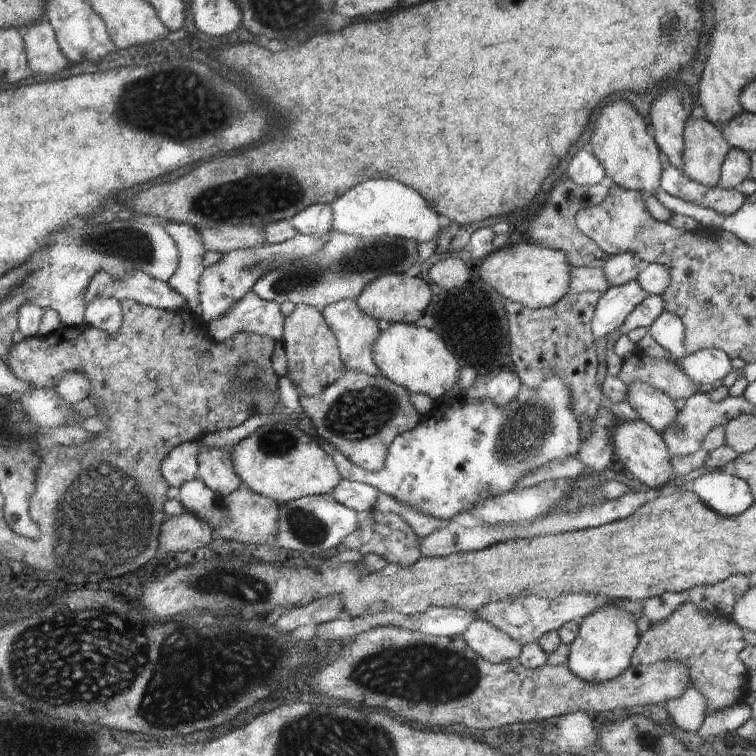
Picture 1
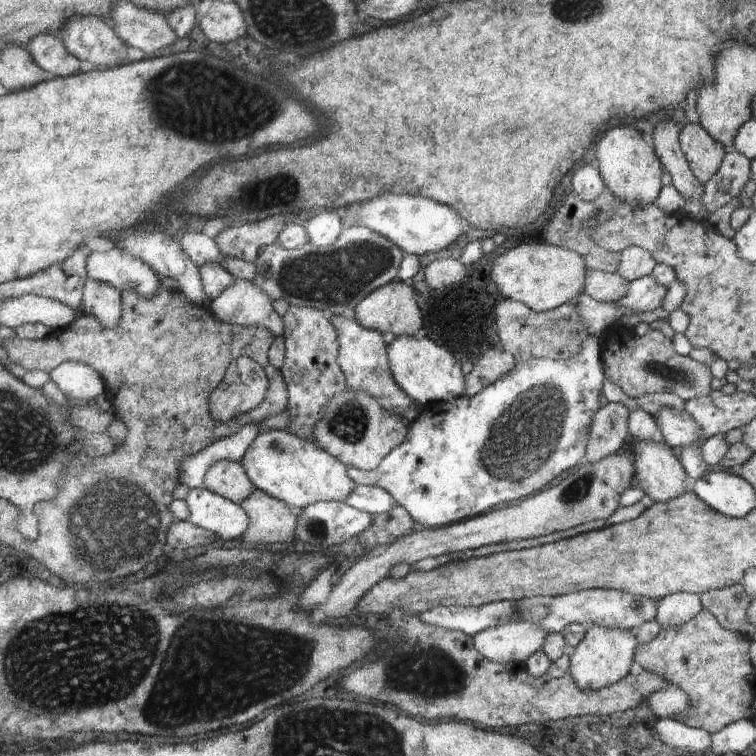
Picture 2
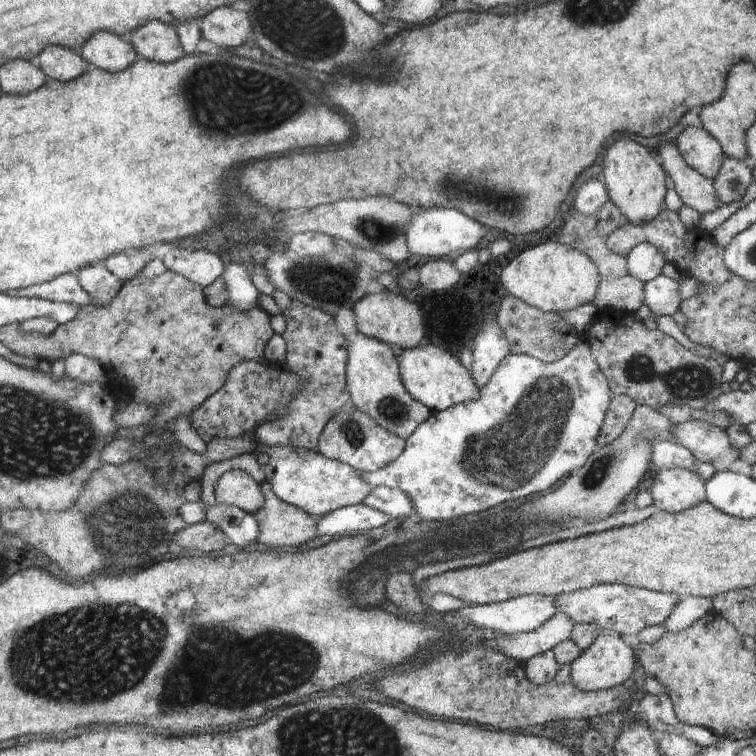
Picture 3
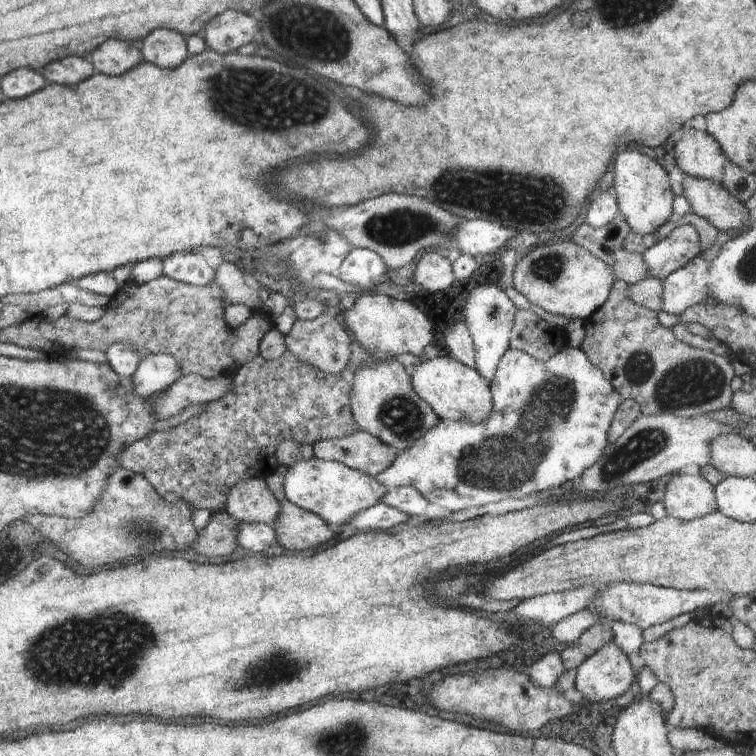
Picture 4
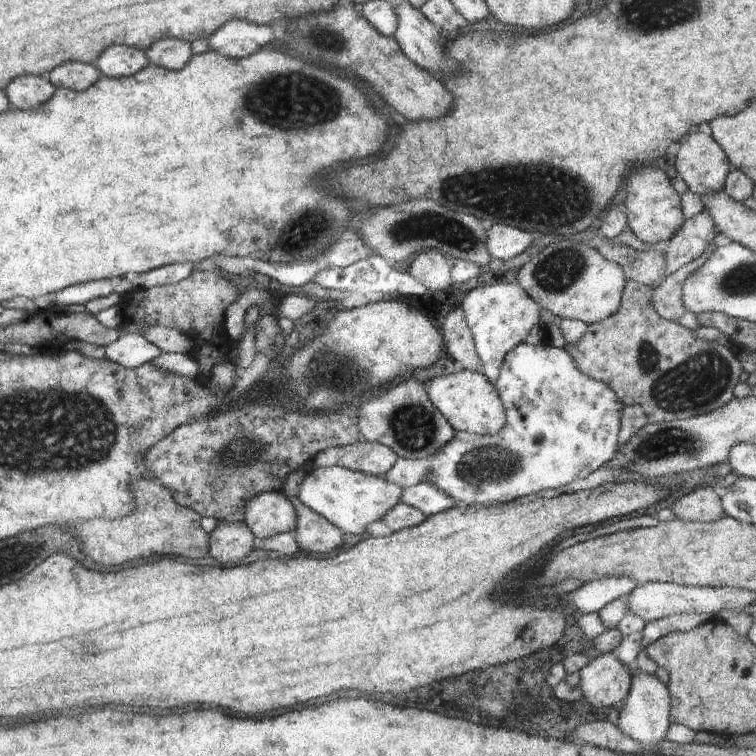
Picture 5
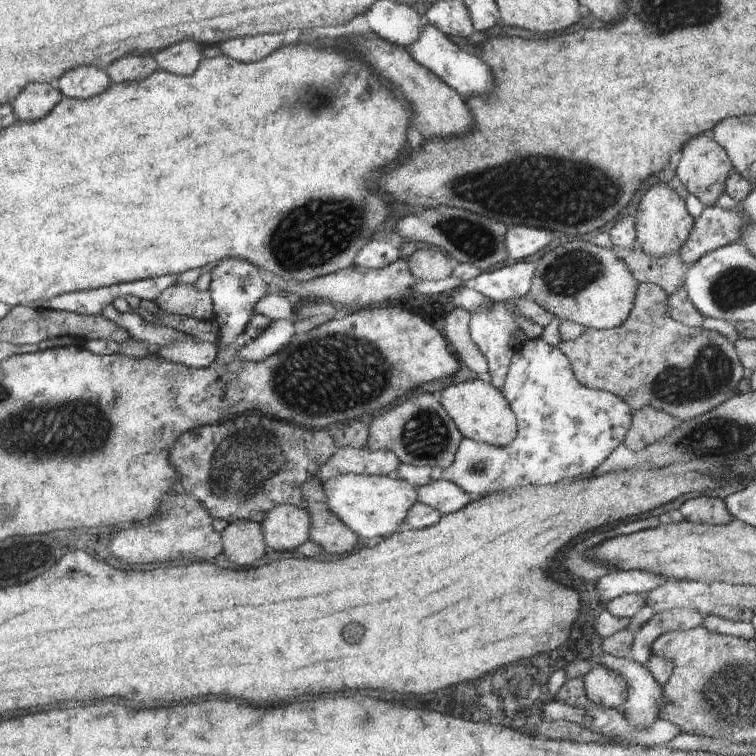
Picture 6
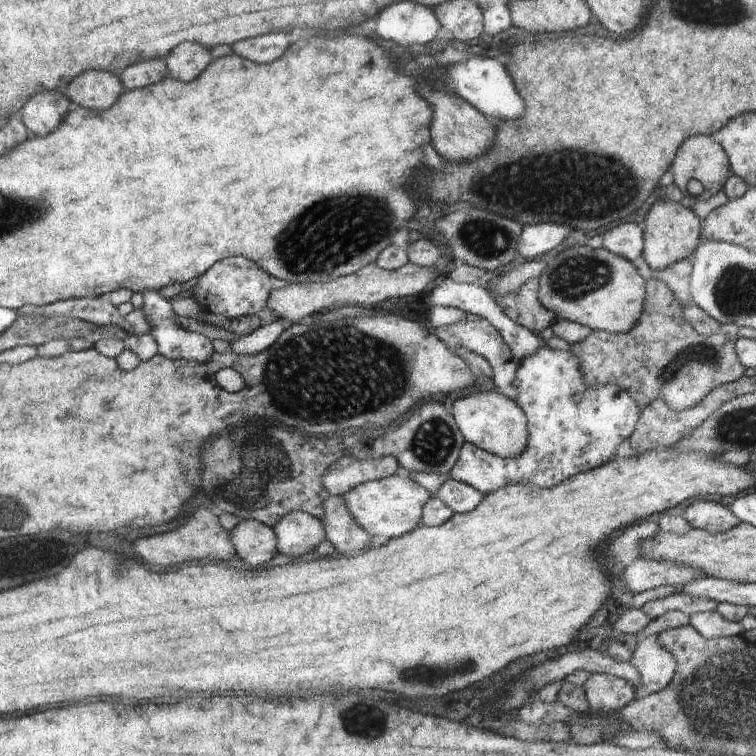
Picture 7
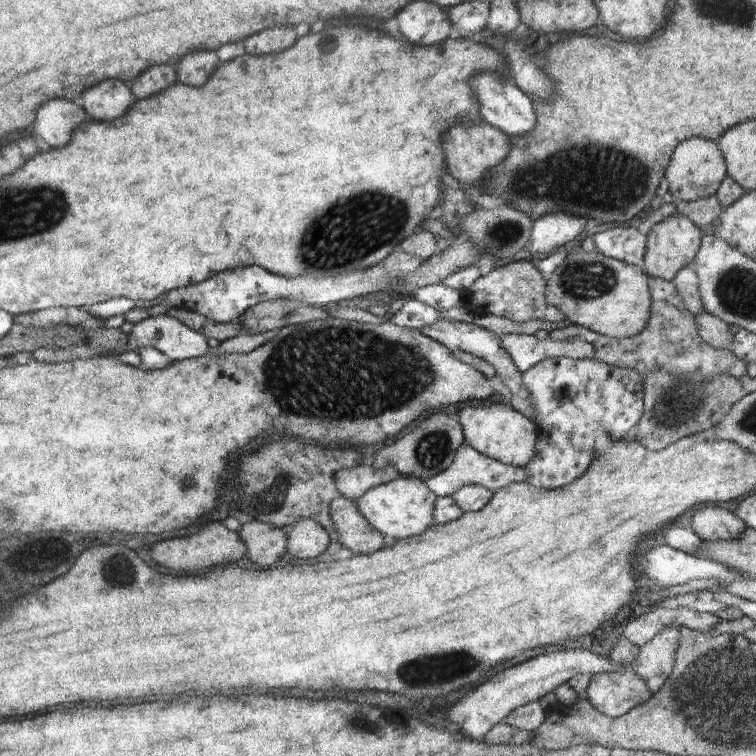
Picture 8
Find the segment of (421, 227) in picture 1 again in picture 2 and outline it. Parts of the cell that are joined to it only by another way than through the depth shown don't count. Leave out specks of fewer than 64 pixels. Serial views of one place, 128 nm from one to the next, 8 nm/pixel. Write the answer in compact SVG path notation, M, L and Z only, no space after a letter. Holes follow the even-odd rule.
M392 192L380 194L366 202L347 205L341 221L346 229L364 227L377 232L392 240L398 248L402 248L405 255L417 257L447 250L448 246L456 242L465 232L463 227L465 221L450 206L424 196L392 194Z

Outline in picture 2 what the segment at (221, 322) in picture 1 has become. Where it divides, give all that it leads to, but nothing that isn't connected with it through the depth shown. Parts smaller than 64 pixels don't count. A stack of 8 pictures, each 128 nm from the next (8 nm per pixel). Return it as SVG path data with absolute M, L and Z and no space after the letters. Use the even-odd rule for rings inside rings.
M234 276L234 282L228 288L224 288L224 292L211 304L211 312L220 322L228 322L236 326L262 326L270 330L275 337L283 336L282 317L276 314L273 301L266 296L266 292L260 290L253 281Z

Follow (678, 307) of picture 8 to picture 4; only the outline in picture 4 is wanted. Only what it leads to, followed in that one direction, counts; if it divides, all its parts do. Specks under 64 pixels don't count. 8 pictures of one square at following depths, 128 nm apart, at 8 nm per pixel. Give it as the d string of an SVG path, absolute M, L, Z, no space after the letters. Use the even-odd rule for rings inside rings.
M614 279L608 300L584 323L584 342L580 350L586 354L590 364L599 368L606 380L623 398L635 400L646 416L671 414L682 418L692 418L730 409L733 392L730 382L734 379L731 358L717 355L710 350L696 348L674 336L674 330L659 324L657 313L636 304L628 292L630 284Z

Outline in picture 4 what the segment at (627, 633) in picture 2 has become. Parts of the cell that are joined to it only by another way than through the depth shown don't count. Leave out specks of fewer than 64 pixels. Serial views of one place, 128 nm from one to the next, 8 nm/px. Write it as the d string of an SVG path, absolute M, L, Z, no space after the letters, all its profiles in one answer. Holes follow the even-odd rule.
M614 643L603 644L575 671L575 688L590 705L614 701L625 694L636 674L628 656Z

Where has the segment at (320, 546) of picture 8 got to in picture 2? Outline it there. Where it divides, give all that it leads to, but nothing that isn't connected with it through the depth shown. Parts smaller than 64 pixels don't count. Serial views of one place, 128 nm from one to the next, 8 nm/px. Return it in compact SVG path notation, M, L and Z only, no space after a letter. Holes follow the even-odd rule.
M220 460L210 466L204 477L204 487L237 505L242 504L256 490L242 465L227 460Z

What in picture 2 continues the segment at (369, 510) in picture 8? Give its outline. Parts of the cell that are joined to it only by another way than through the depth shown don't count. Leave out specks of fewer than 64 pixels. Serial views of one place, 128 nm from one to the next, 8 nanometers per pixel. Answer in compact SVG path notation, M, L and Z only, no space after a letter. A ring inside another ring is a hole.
M264 428L254 437L239 463L256 489L285 502L295 511L315 502L345 501L356 488L343 462L324 452L315 442L288 434L283 428Z

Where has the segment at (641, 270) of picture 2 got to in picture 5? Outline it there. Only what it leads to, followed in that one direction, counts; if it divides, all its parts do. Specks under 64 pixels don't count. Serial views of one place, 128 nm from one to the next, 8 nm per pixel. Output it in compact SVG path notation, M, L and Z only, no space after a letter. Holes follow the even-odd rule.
M705 209L691 218L684 219L672 240L667 240L668 250L664 251L664 258L668 275L700 258L718 234L720 230Z

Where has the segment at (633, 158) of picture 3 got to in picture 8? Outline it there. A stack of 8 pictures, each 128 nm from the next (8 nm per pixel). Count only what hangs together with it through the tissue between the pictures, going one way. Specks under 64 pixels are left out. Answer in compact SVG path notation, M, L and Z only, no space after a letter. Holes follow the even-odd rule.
M673 214L652 226L647 235L647 249L642 268L653 279L662 279L673 282L676 274L684 266L693 266L698 250L700 250L701 238L705 230L696 226L690 218Z

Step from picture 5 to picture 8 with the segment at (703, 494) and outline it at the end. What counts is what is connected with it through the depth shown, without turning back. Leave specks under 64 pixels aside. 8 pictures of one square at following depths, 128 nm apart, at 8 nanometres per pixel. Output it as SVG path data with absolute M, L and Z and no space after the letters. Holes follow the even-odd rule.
M700 505L692 516L691 528L702 542L714 542L738 538L746 530L746 524L720 505Z

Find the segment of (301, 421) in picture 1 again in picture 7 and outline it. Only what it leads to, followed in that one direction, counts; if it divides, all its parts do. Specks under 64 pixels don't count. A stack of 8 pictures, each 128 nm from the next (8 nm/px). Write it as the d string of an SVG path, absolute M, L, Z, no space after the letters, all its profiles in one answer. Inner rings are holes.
M547 346L540 348L532 356L526 356L522 360L522 364L518 365L514 386L518 392L515 403L522 409L528 422L528 444L520 456L504 460L500 456L494 456L465 442L459 452L458 460L450 472L441 475L409 472L409 477L414 482L418 482L422 488L426 488L430 494L436 494L446 480L452 479L469 484L485 495L510 484L525 483L548 488L548 486L560 484L562 480L568 480L570 476L576 476L578 472L594 470L594 468L613 460L618 446L632 436L640 418L641 409L634 402L634 398L628 392L620 390L616 384L608 382L606 386L596 386L596 388L586 386L584 376L580 372L580 360L568 351L556 350Z

